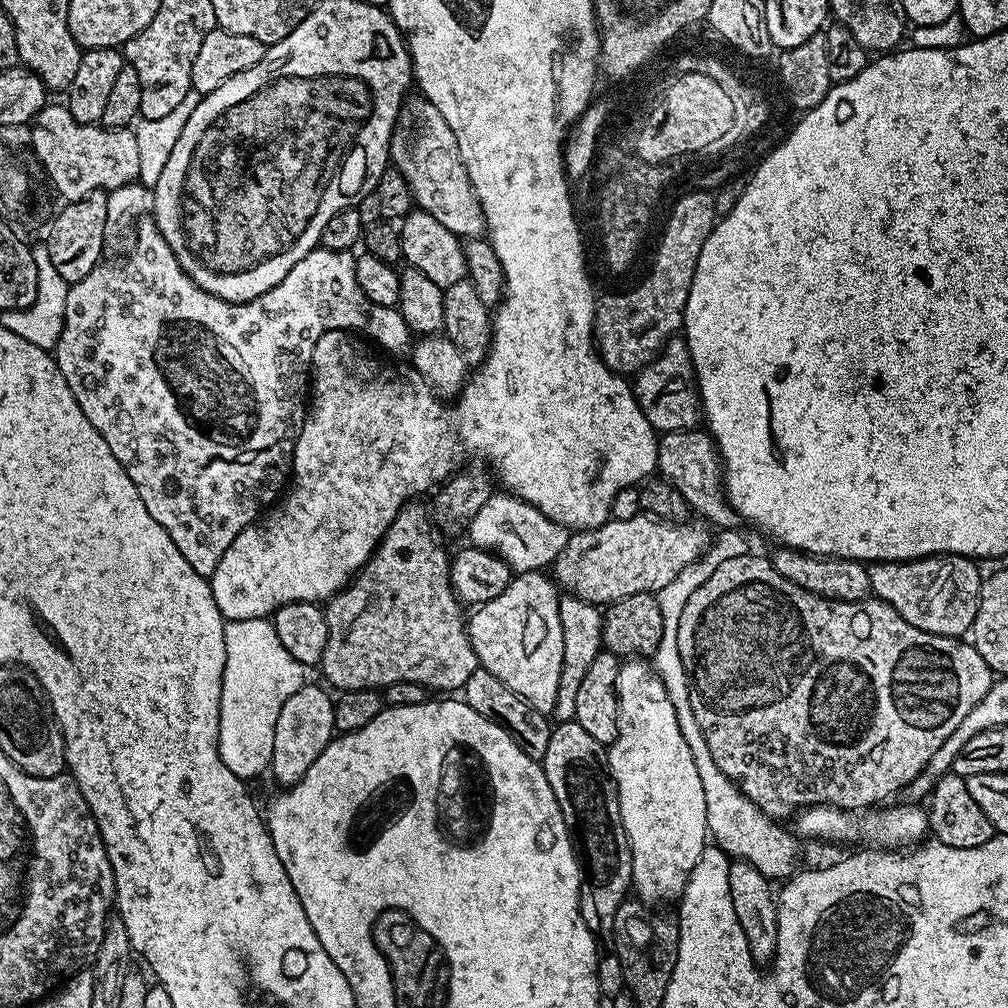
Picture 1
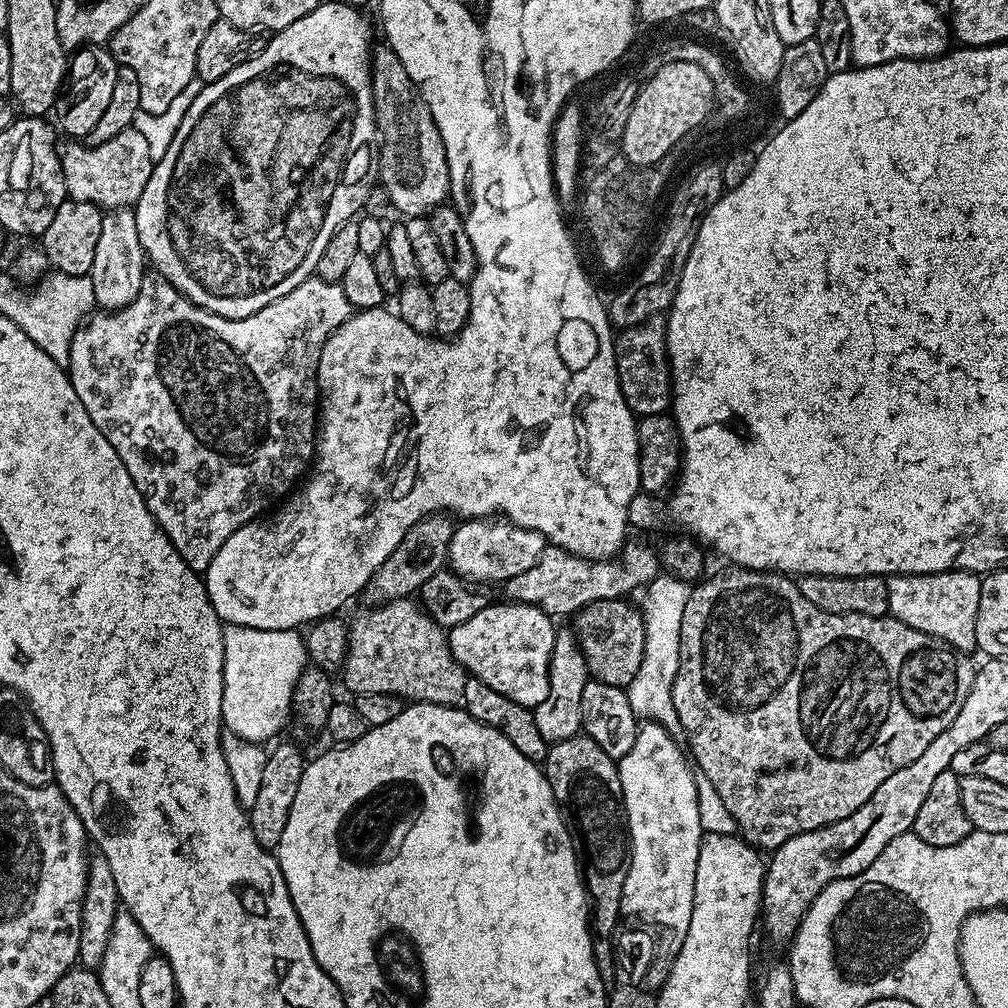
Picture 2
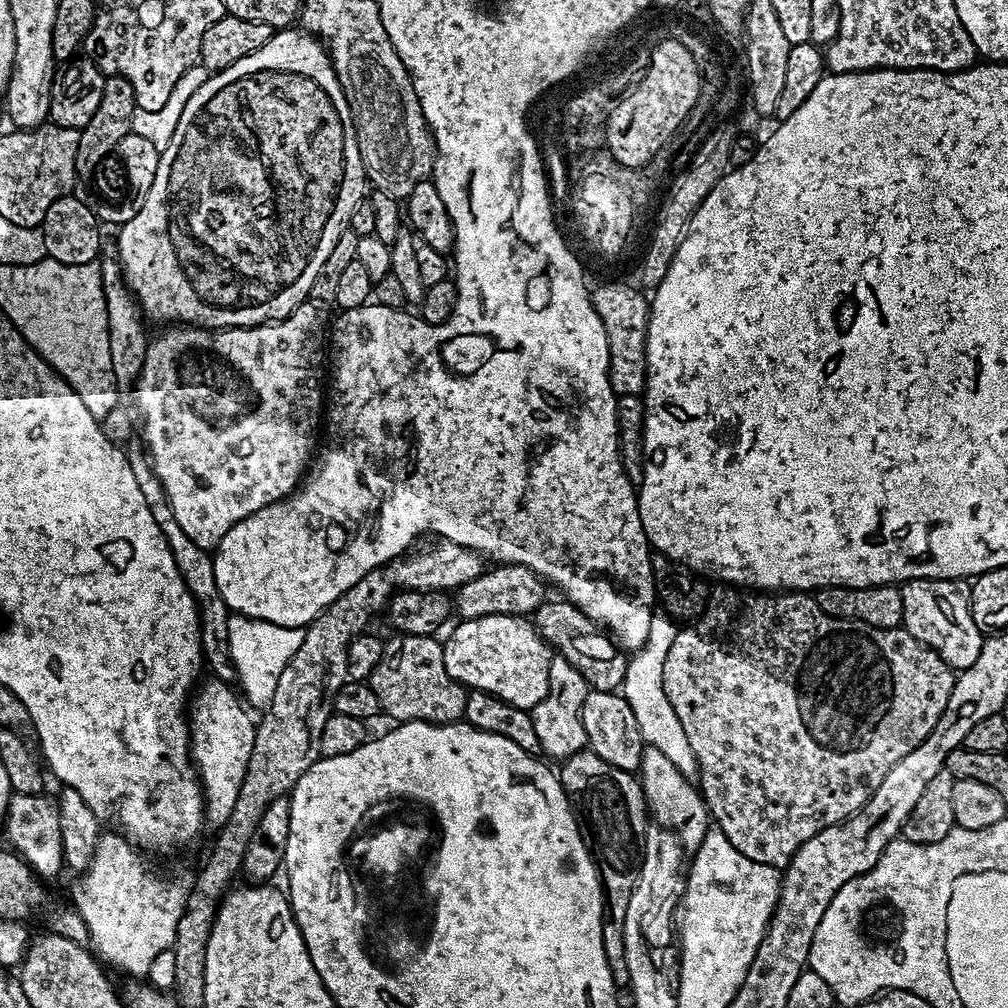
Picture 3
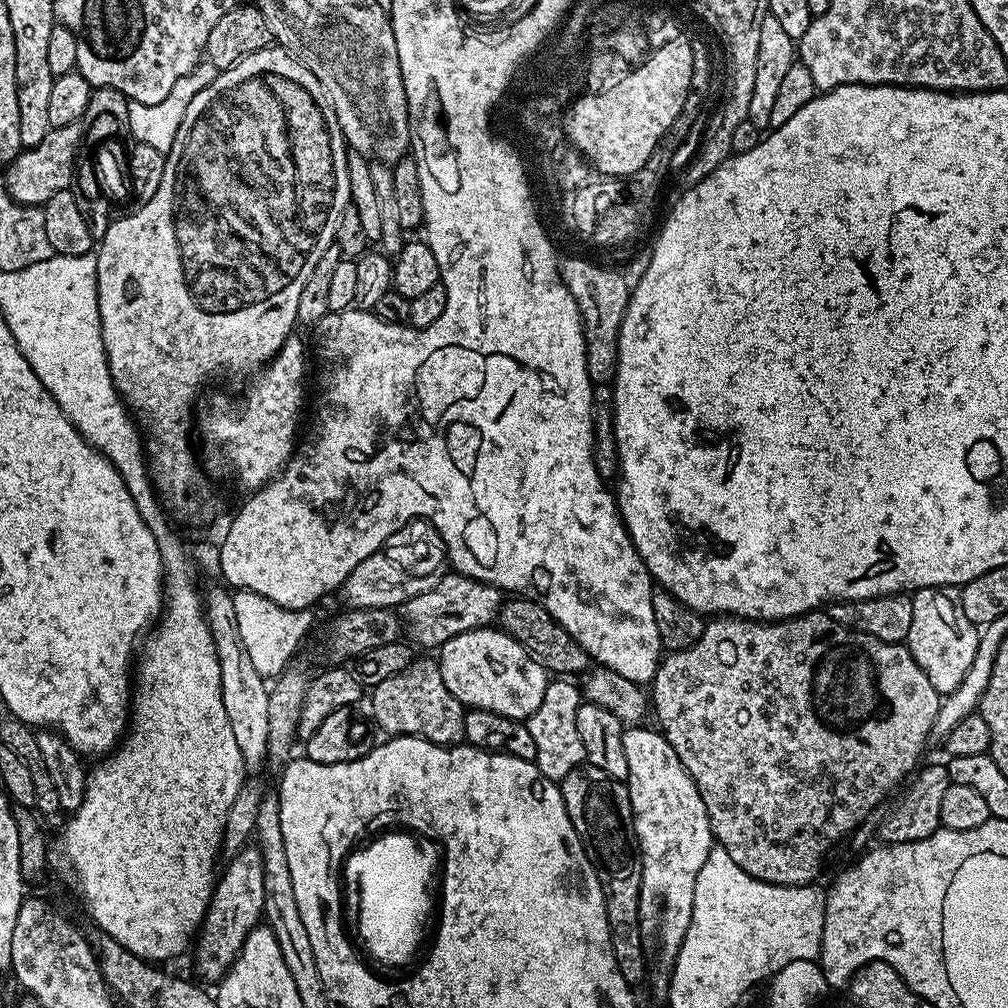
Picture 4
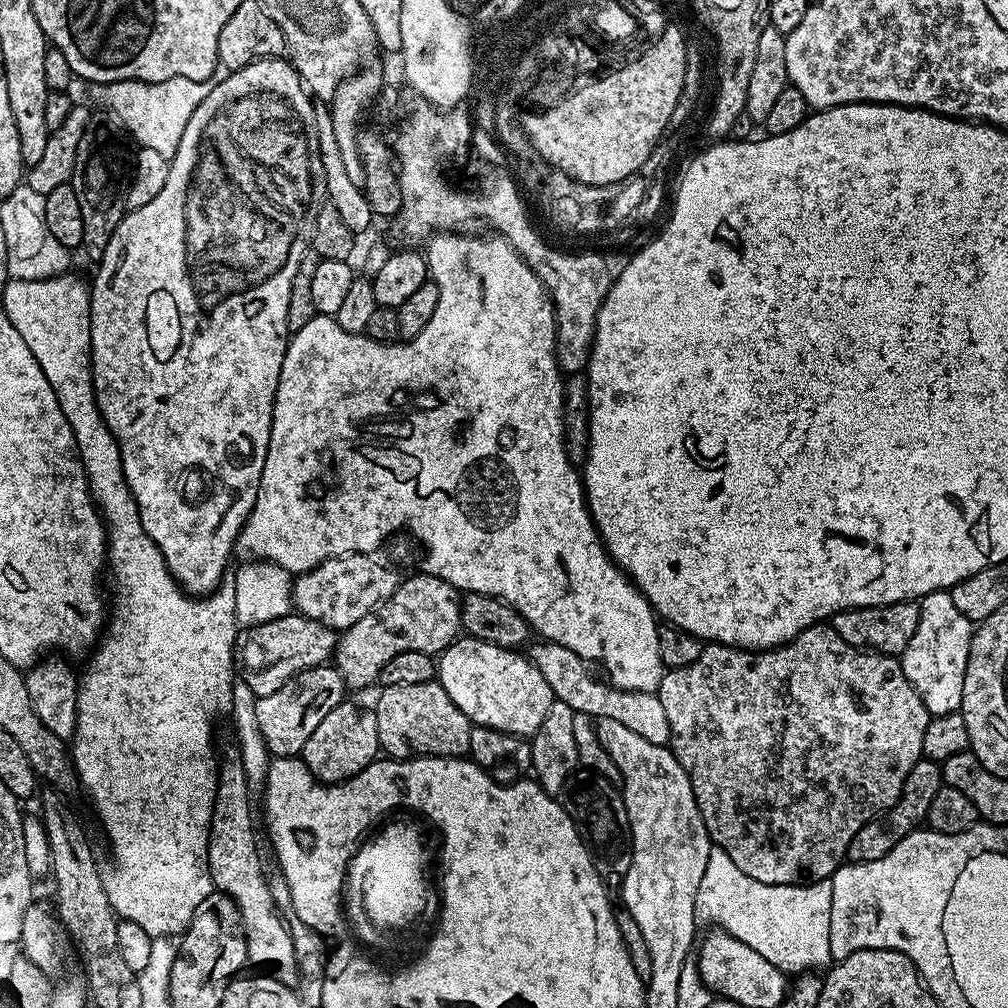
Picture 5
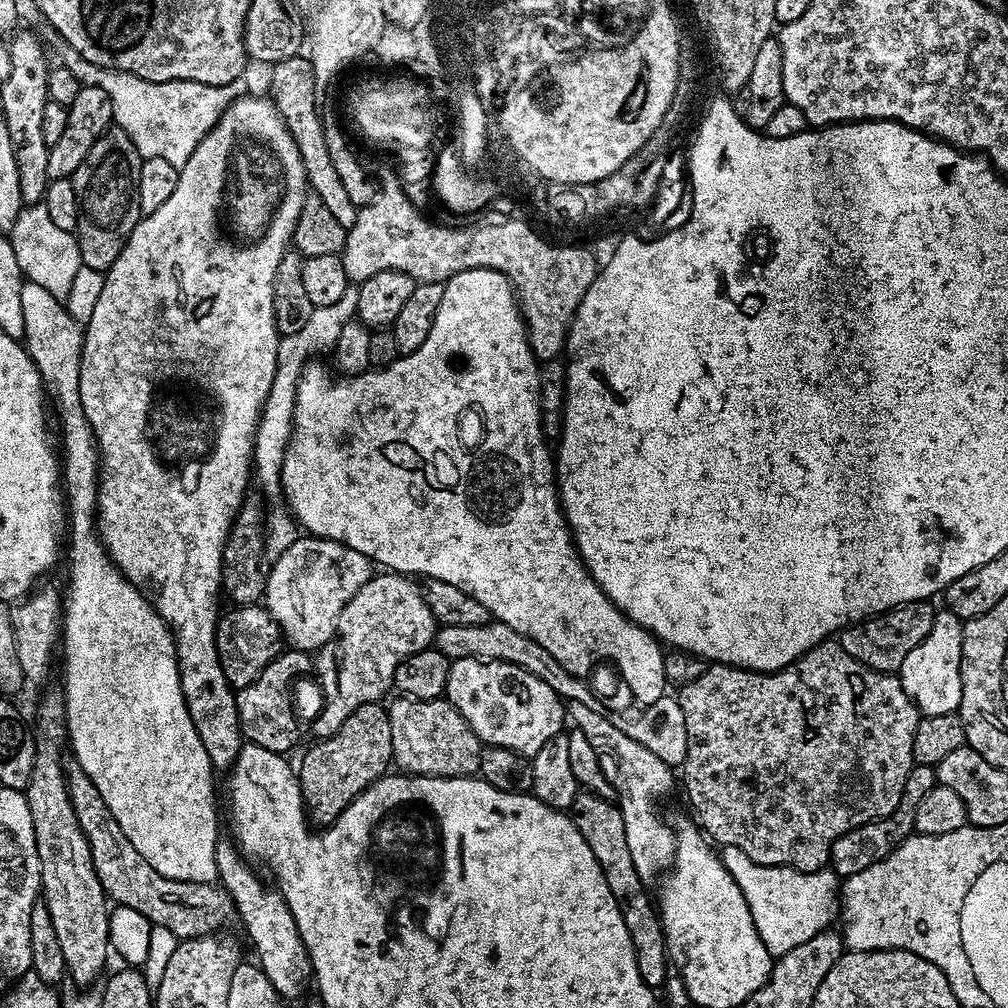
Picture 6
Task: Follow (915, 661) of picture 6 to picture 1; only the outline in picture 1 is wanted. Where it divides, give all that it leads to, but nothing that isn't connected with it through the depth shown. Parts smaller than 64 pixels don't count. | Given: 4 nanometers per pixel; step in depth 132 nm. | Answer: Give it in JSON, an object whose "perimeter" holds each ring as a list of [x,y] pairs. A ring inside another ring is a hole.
{"perimeter":[[[945,554],[923,560],[878,560],[868,564],[868,573],[872,596],[898,610],[910,626],[930,634],[960,638],[971,633],[978,614],[982,572],[976,568],[977,561],[967,556]]]}

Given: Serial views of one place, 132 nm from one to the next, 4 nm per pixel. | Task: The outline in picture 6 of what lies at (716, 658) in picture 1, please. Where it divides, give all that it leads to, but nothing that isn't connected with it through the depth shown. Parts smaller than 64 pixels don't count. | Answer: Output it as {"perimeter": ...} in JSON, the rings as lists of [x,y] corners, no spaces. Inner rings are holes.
{"perimeter":[[[829,638],[814,645],[807,654],[780,672],[751,672],[748,668],[735,668],[733,664],[709,663],[704,673],[694,678],[694,682],[679,689],[678,699],[686,718],[686,758],[682,765],[684,788],[696,811],[695,819],[717,845],[738,846],[738,850],[743,850],[754,862],[797,868],[799,872],[817,872],[831,861],[832,847],[838,837],[872,820],[889,816],[902,798],[906,778],[914,763],[914,730],[918,730],[922,714],[906,690],[902,690],[899,675],[875,672],[873,668],[850,658],[850,654],[846,654],[835,639]]]}

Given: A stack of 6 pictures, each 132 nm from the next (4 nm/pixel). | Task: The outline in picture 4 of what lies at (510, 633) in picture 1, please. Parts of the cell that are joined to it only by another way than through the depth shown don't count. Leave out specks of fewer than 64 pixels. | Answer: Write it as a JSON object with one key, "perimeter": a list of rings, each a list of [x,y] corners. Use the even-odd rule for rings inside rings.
{"perimeter":[[[496,626],[475,628],[450,638],[438,649],[438,663],[446,690],[465,709],[481,708],[515,720],[527,721],[542,706],[542,694],[546,694],[550,679],[545,668],[515,638]]]}

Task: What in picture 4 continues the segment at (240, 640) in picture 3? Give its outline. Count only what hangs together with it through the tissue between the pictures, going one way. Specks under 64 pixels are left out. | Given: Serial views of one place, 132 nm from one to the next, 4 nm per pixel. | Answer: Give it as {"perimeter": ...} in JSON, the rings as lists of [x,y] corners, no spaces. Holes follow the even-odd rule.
{"perimeter":[[[237,591],[233,595],[232,601],[234,602],[234,618],[238,618],[238,634],[242,634],[242,646],[246,646],[246,654],[250,654],[250,662],[254,662],[254,670],[258,670],[258,674],[265,678],[275,678],[280,675],[281,672],[285,671],[289,667],[292,655],[296,652],[296,647],[304,640],[304,635],[312,628],[312,612],[307,608],[283,608],[278,606],[278,602],[270,602],[270,598],[262,598],[262,594],[254,594],[253,592],[241,592]]]}

